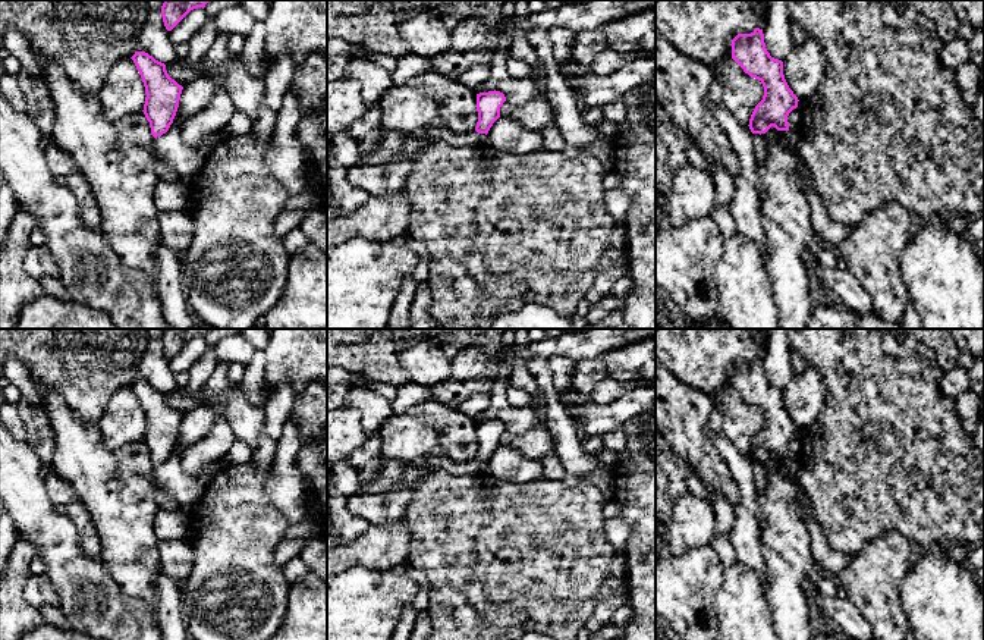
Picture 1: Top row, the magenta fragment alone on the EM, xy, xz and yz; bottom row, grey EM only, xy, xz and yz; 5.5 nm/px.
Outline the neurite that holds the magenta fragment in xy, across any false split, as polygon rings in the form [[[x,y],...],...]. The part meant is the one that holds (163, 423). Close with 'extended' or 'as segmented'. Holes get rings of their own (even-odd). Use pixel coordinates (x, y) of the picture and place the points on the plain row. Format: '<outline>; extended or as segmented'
[[[135,380],[131,386],[145,415],[144,443],[150,451],[154,467],[166,462],[176,445],[183,415],[172,408],[166,393],[145,380]]]; as segmented

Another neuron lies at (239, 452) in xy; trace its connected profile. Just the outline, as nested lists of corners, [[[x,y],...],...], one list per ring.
[[[236,439],[224,457],[224,464],[239,465],[252,461],[254,449],[243,440]]]

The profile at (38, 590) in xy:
[[[31,574],[23,587],[23,599],[38,609],[56,606],[60,602],[60,596],[47,574]]]

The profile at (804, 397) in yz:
[[[812,367],[796,374],[795,379],[783,389],[785,408],[798,429],[807,429],[814,424],[818,412],[824,407],[824,399],[824,380]]]

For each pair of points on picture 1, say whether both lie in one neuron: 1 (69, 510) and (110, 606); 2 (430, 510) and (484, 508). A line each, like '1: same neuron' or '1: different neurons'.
1: different neurons
2: same neuron

